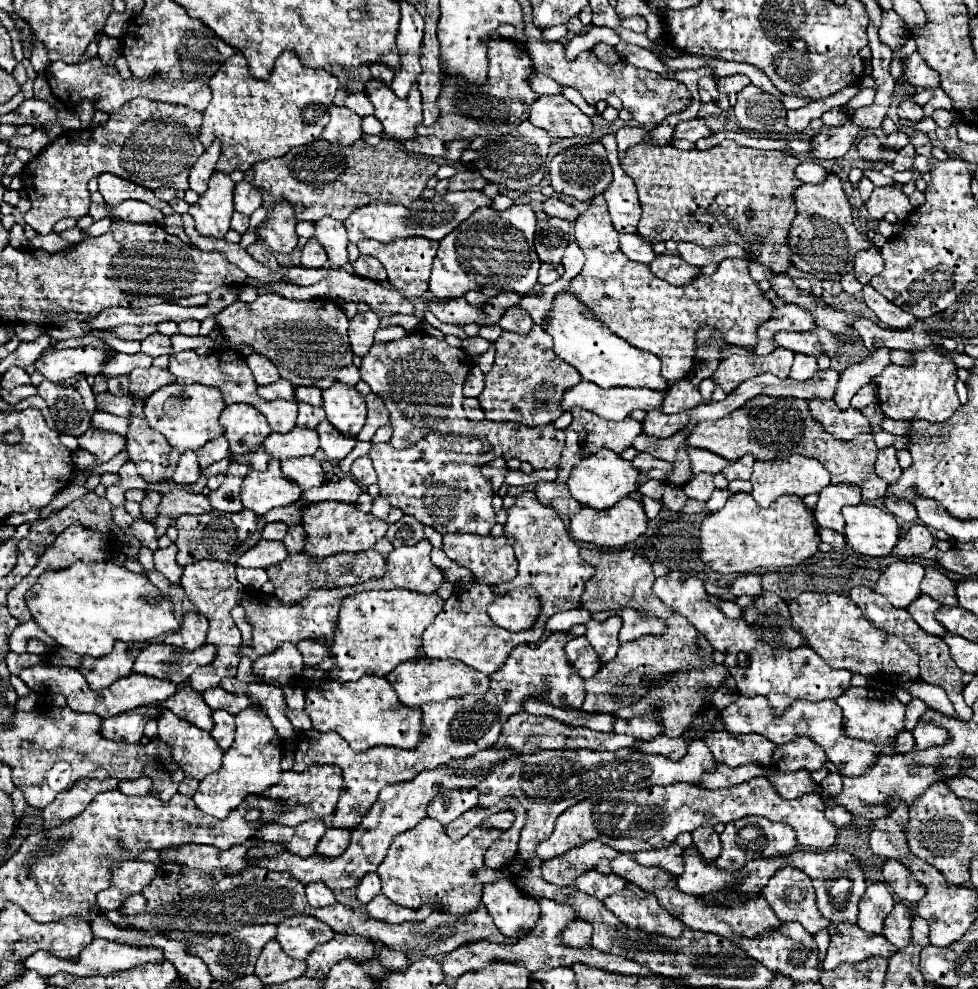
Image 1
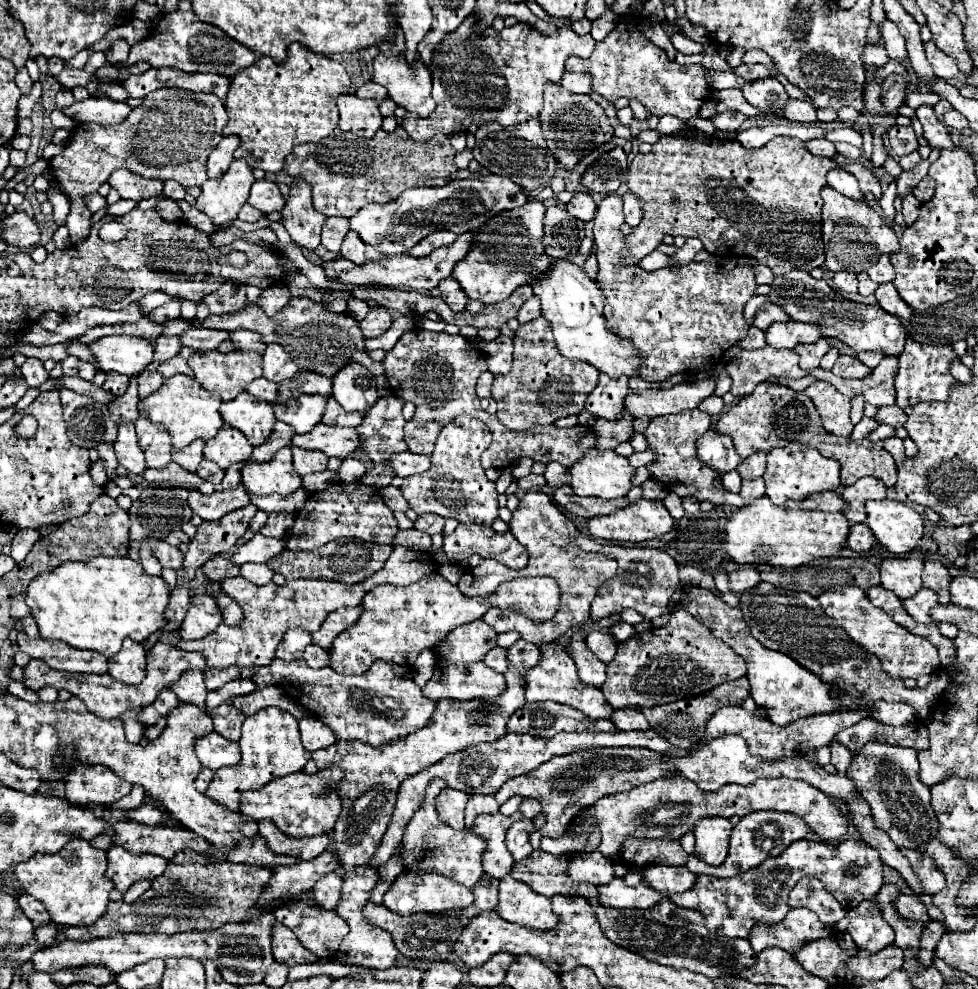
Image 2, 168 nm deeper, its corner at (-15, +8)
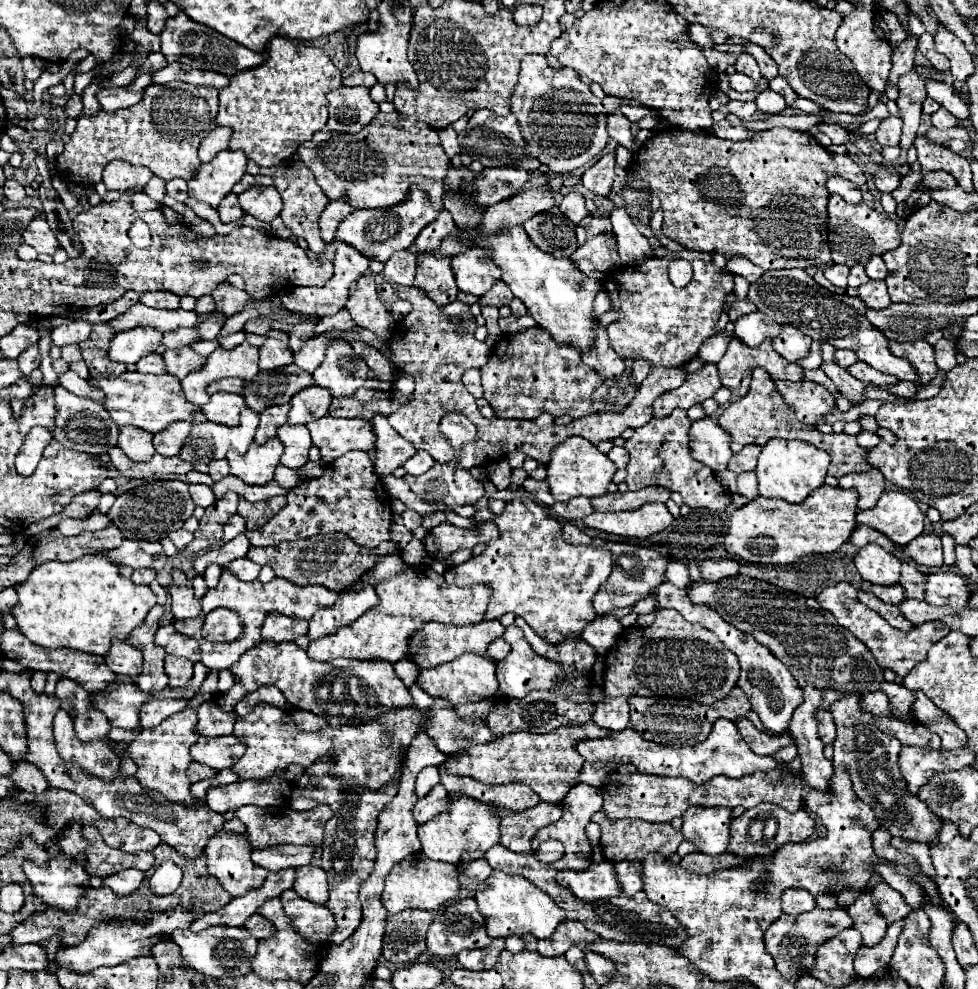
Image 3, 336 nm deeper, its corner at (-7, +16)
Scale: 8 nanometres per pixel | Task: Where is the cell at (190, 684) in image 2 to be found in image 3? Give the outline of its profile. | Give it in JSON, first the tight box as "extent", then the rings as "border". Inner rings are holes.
{"extent":[164,656,192,688],"border":[[[166,656],[164,670],[168,676],[168,686],[182,688],[192,678],[192,662],[182,656]]]}

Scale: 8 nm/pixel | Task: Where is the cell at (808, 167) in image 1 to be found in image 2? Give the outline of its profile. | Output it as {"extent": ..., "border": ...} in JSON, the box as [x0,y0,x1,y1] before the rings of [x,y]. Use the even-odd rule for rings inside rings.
{"extent":[828,170,864,200],"border":[[[844,170],[828,172],[828,184],[836,192],[840,192],[840,194],[852,198],[852,200],[864,200],[864,194],[862,194],[860,186],[856,184],[856,178],[850,172],[844,172]]]}

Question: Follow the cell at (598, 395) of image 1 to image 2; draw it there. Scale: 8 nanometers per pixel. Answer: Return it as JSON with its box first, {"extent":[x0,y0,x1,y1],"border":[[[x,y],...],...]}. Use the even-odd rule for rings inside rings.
{"extent":[624,378,716,416],"border":[[[704,378],[696,382],[682,382],[668,390],[646,390],[642,394],[628,394],[624,408],[634,416],[666,416],[682,410],[694,410],[698,404],[712,396],[716,388],[714,378]]]}

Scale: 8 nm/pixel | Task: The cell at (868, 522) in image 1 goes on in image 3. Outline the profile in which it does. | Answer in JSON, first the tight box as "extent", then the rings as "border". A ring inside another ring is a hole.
{"extent":[856,490,924,546],"border":[[[888,490],[880,496],[876,508],[862,510],[856,514],[858,524],[880,530],[894,544],[906,546],[922,534],[924,514],[918,504],[898,490]]]}

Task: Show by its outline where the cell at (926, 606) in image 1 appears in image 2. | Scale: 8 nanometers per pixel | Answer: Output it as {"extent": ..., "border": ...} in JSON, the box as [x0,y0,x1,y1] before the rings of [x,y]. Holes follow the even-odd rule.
{"extent":[902,588,938,624],"border":[[[920,588],[912,598],[902,600],[902,604],[904,604],[904,610],[906,610],[916,622],[928,624],[928,622],[932,622],[930,616],[928,616],[928,612],[930,612],[932,606],[938,604],[938,600],[936,600],[936,592],[928,590],[928,588]]]}

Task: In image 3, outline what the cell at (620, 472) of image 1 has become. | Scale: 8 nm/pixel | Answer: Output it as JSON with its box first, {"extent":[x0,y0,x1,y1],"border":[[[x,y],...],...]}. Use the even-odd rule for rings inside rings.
{"extent":[546,436,616,502],"border":[[[572,436],[570,440],[566,440],[558,448],[554,448],[552,460],[548,462],[546,470],[548,470],[546,482],[548,482],[554,498],[568,502],[570,498],[576,498],[576,496],[592,498],[592,496],[606,494],[608,484],[612,482],[612,476],[616,472],[616,464],[606,454],[602,454],[592,442],[584,440],[582,436]]]}

